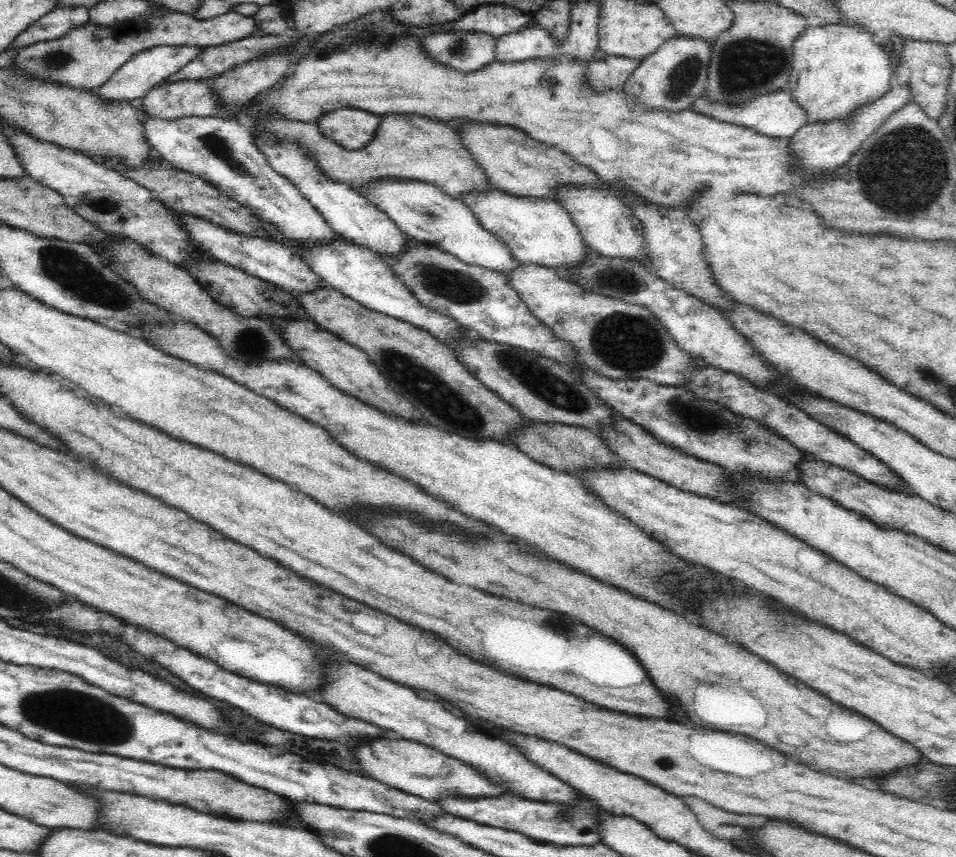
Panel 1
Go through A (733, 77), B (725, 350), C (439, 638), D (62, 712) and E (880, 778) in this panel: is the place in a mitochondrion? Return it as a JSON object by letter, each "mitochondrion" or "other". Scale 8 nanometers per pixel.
{"A":"mitochondrion","B":"other","C":"other","D":"mitochondrion","E":"other"}

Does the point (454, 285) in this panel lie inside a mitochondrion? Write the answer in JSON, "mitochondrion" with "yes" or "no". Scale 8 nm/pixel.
{"mitochondrion":"yes"}

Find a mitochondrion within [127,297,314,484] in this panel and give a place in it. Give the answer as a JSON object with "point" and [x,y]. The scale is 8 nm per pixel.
{"point":[248,337]}

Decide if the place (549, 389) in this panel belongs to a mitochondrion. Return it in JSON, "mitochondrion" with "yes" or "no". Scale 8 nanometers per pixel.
{"mitochondrion":"yes"}

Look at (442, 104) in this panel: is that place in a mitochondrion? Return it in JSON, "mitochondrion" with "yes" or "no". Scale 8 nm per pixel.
{"mitochondrion":"no"}

